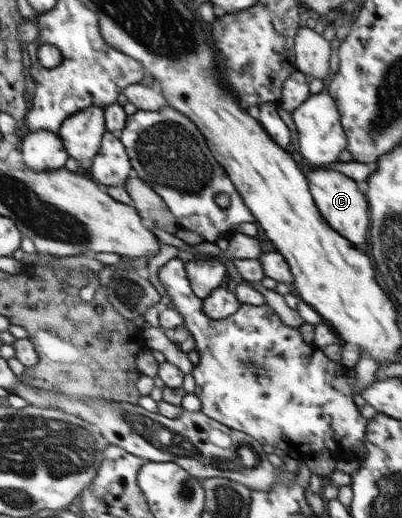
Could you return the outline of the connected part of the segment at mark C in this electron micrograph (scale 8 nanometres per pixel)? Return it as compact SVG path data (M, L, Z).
M318 166L318 170L316 167L312 167L307 176L313 200L329 227L337 233L341 233L352 244L364 242L366 232L368 232L368 204L366 204L366 198L360 189L361 186L358 186L357 183L354 184L355 181L351 178L342 176L342 173L326 170L320 166Z

